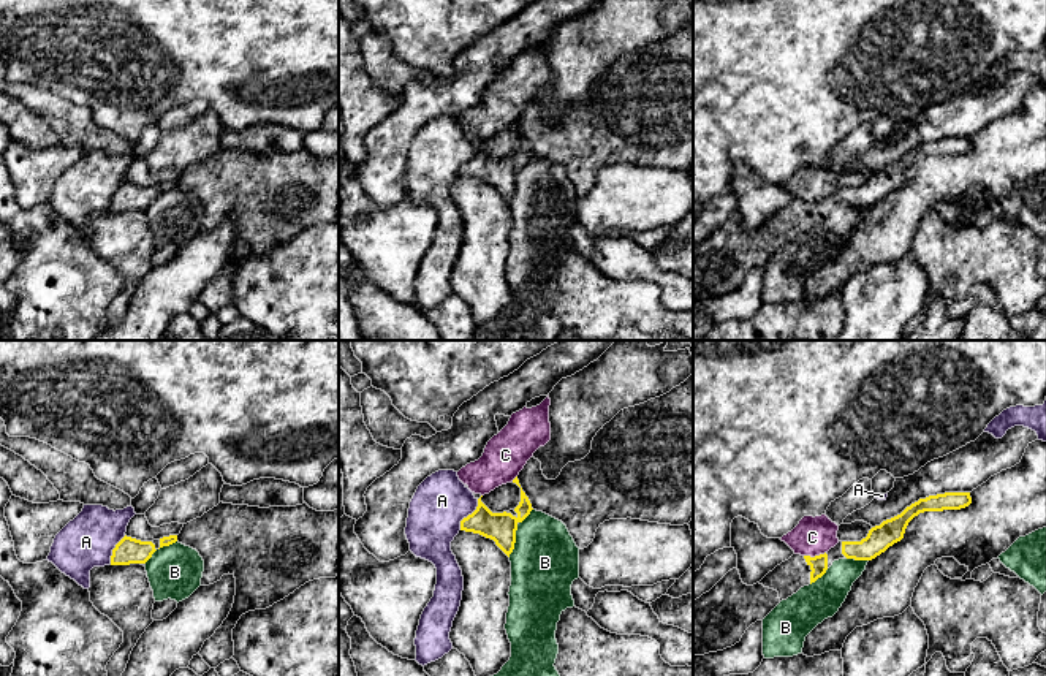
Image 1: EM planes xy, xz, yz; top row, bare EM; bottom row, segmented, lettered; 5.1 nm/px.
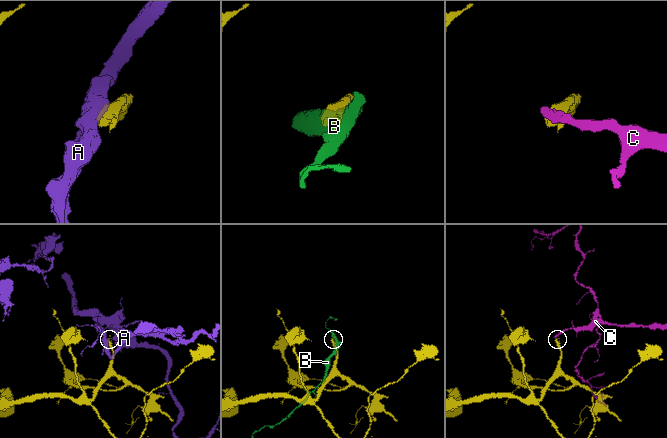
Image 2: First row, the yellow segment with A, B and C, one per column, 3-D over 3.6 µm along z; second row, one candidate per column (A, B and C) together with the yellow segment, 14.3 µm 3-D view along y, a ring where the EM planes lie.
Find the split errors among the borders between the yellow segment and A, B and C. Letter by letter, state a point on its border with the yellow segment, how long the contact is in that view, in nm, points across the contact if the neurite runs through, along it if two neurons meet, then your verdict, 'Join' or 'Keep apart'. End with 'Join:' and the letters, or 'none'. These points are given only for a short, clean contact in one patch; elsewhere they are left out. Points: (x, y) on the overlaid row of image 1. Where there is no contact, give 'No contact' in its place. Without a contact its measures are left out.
A: Touches yellow at xz (469, 515). Shared border 190 nm. Keep apart
B: Touches yellow at xz (515, 532). Shared border 280 nm. Keep apart
C: Touches yellow at yz (815, 556). Shared border 110 nm. Boundary: yz (825, 551), (815, 556), (804, 556). Keep apart
Join: none

